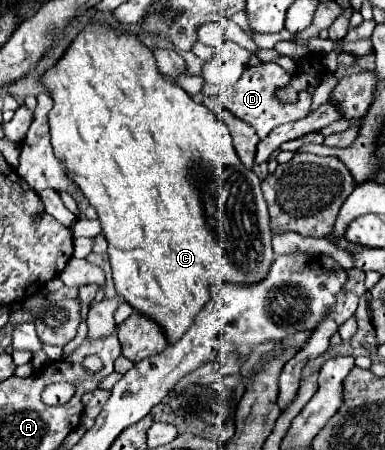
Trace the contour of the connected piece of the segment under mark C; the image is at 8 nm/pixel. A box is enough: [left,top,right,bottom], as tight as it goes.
[41,24,275,342]

